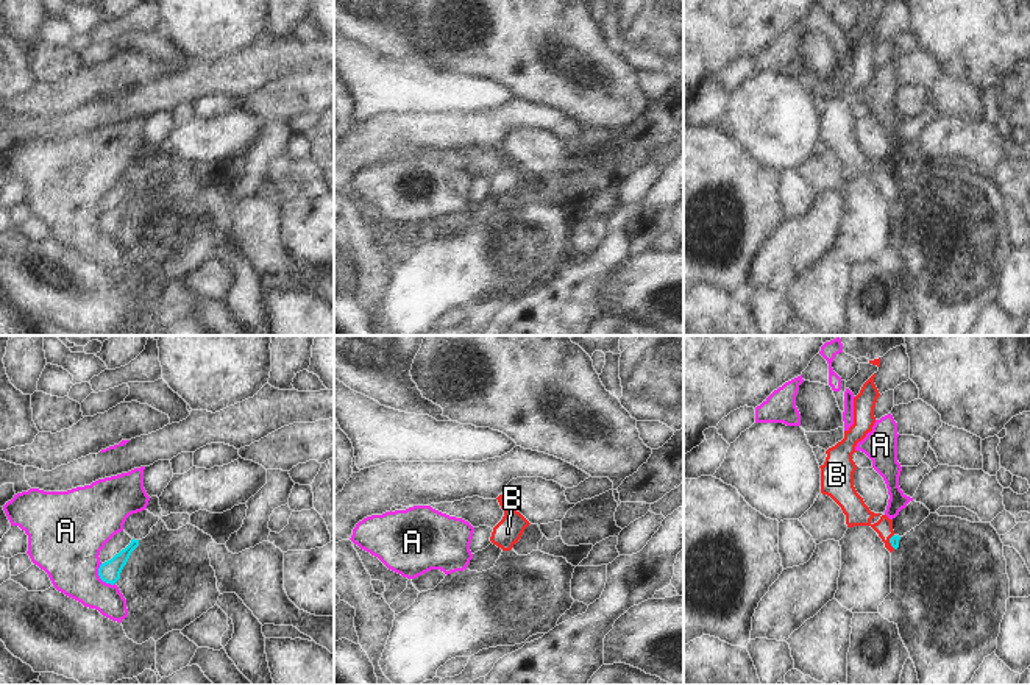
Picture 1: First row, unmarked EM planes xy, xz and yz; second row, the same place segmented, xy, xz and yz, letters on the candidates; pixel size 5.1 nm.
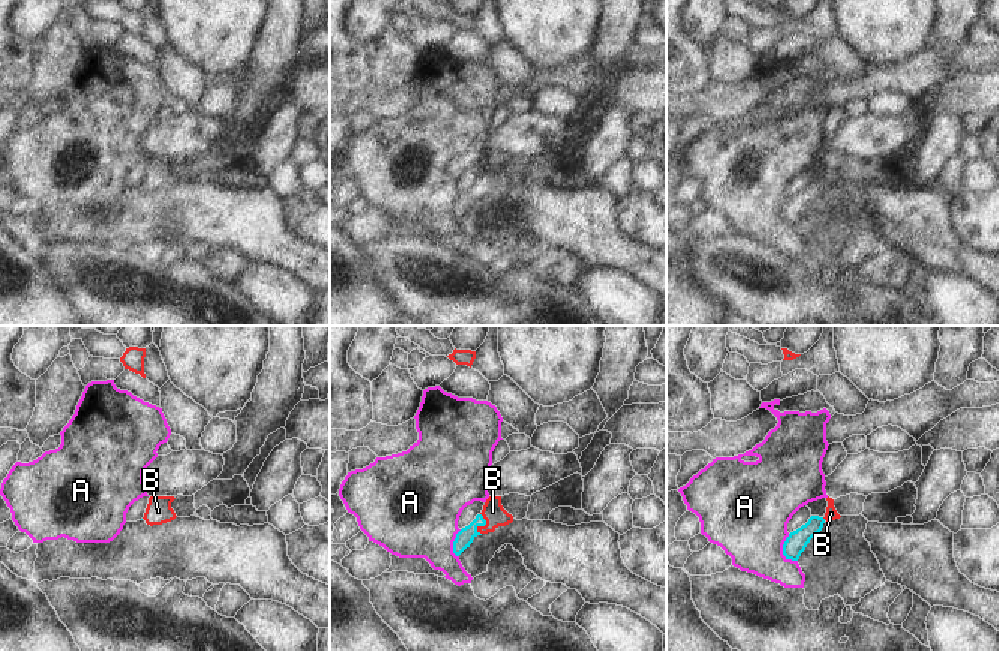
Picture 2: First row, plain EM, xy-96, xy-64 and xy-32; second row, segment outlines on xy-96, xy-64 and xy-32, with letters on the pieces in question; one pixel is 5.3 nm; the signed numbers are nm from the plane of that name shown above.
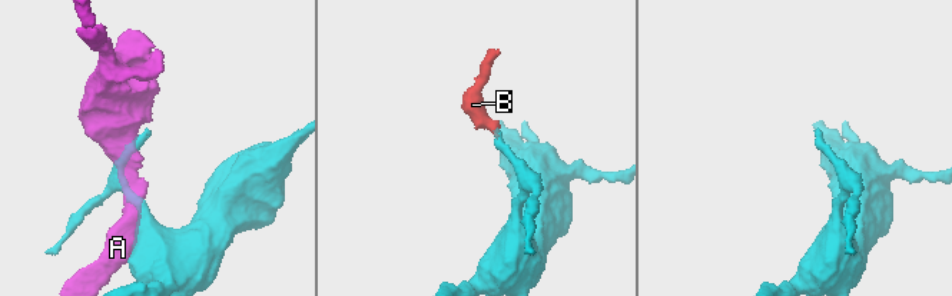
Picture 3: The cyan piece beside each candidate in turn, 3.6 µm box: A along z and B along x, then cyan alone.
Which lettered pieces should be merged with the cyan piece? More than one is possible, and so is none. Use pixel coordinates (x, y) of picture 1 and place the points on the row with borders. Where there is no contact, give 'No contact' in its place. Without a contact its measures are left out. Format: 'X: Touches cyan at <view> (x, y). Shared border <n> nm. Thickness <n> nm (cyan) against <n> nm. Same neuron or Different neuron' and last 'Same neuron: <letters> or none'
A: Touches cyan at xy (100, 578). Shared border 140 nm. Thickness 110 nm (cyan) against 360 nm. Different neuron
B: Touches cyan at yz (890, 542). Shared border 80 nm. Thickness 50 nm (cyan) against 130 nm. Same neuron
Same neuron: B.

